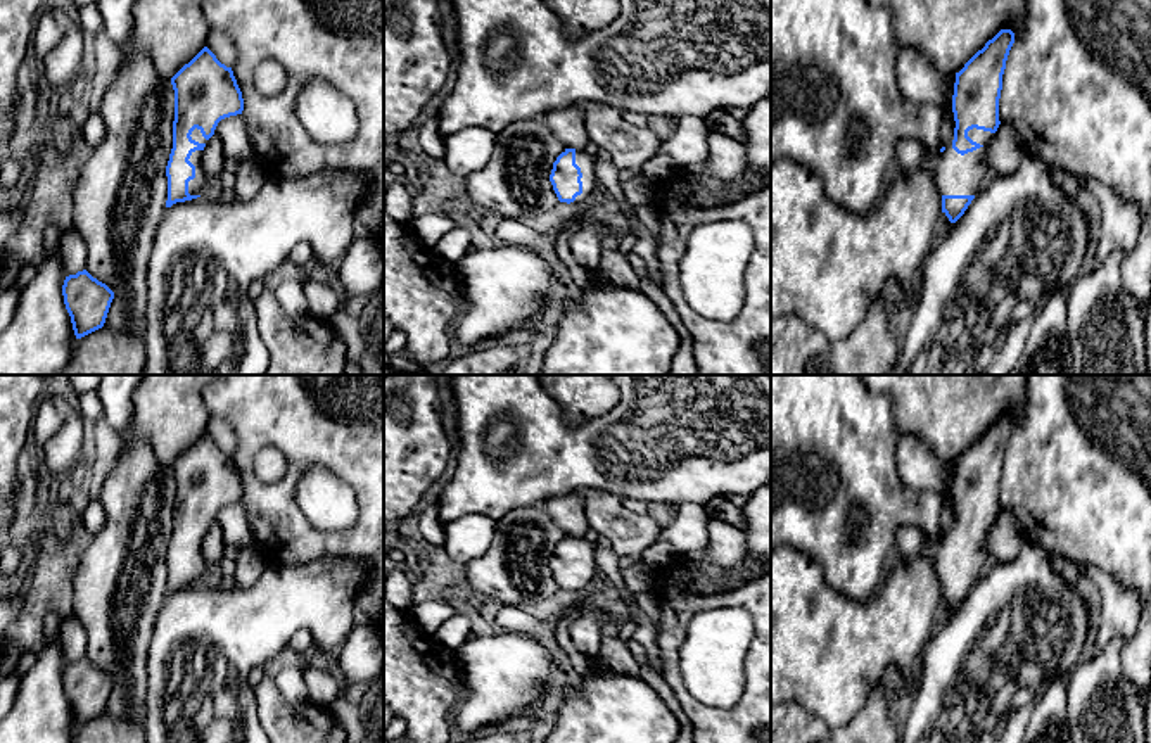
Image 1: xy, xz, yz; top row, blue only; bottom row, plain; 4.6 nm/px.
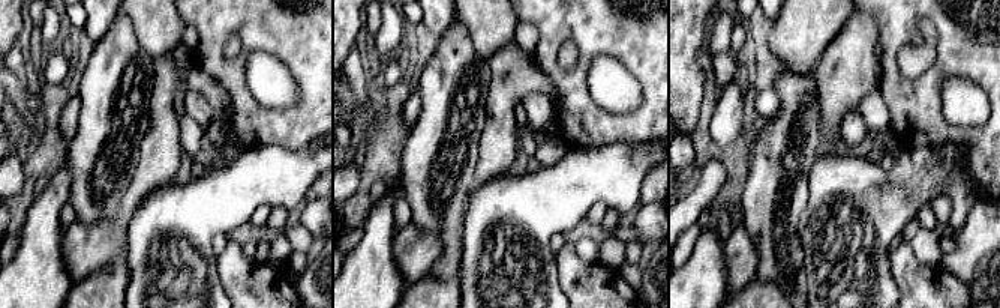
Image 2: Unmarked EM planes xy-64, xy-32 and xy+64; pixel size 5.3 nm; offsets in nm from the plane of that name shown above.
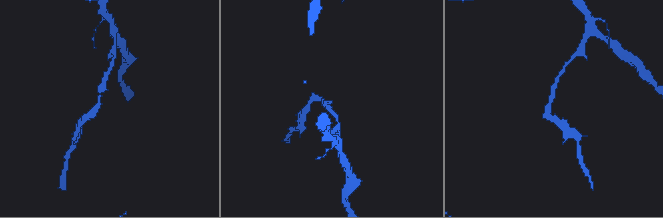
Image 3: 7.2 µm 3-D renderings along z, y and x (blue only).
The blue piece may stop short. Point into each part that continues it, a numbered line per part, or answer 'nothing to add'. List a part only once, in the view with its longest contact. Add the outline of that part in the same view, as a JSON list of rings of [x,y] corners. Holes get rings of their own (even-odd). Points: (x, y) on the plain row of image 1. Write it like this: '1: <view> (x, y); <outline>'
1: yz (956, 562); [[[970,517],[968,524],[982,534],[964,543],[952,536],[952,529],[940,541],[933,568],[940,582],[976,582],[987,560],[983,543],[992,525],[990,518]]]

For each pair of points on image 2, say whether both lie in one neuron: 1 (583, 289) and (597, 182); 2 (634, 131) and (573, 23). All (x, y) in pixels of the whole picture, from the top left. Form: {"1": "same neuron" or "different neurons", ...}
{"1": "different neurons", "2": "same neuron"}

